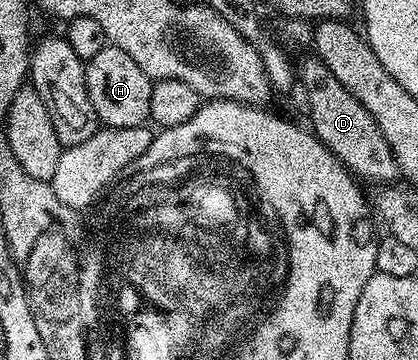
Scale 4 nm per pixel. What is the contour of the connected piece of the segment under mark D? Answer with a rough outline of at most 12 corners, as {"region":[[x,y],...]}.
{"region":[[324,61],[297,64],[315,137],[359,180],[393,184],[372,113]]}

